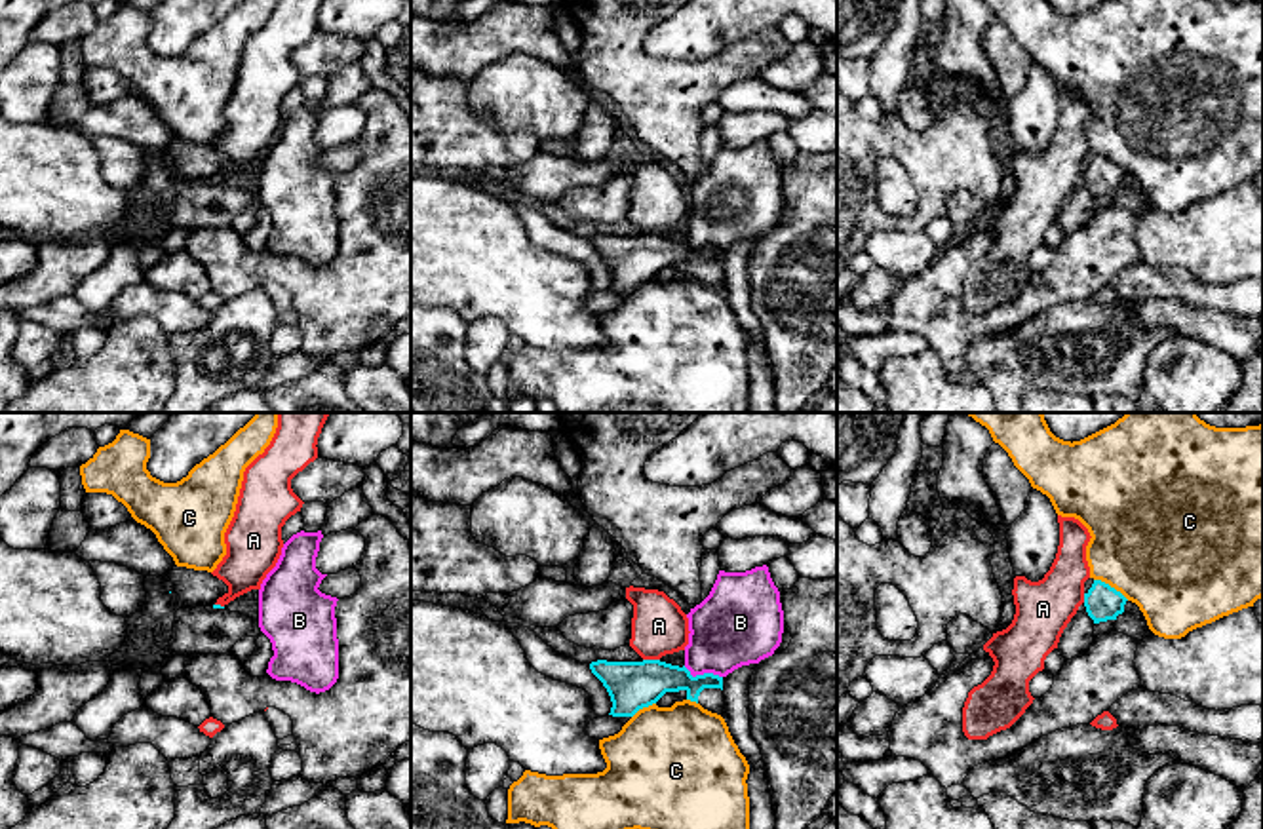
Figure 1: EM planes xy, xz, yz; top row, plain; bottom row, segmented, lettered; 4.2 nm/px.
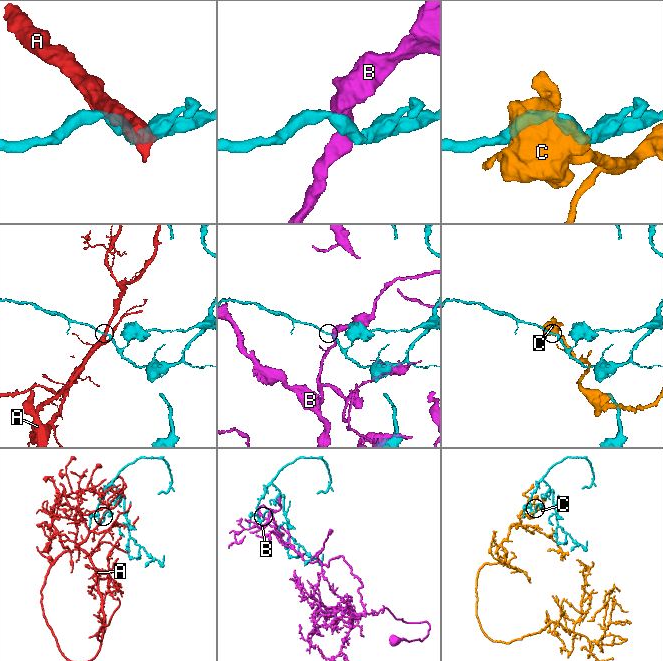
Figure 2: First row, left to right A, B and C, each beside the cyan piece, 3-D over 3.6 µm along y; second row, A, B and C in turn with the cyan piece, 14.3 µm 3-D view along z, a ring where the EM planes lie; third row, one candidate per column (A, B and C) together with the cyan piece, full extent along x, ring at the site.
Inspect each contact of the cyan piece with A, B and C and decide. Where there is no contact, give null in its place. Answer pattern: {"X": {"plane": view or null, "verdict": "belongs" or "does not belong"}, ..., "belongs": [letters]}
{"A": {"plane": "xz", "verdict": "does not belong"}, "B": {"plane": "xz", "verdict": "does not belong"}, "C": {"plane": "yz", "verdict": "does not belong"}, "belongs": []}

